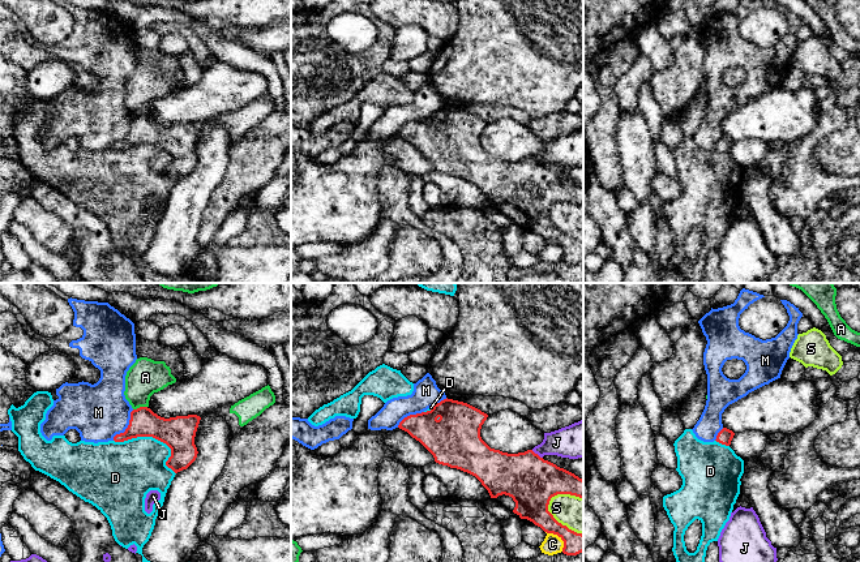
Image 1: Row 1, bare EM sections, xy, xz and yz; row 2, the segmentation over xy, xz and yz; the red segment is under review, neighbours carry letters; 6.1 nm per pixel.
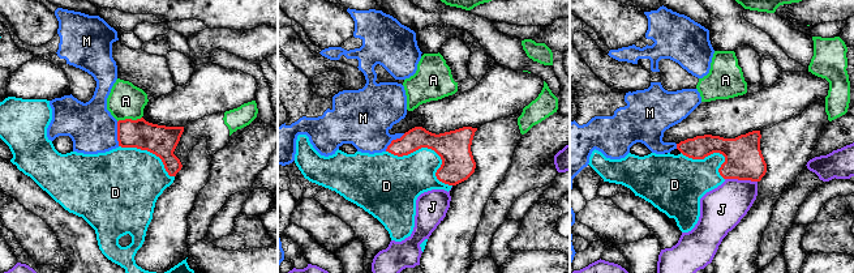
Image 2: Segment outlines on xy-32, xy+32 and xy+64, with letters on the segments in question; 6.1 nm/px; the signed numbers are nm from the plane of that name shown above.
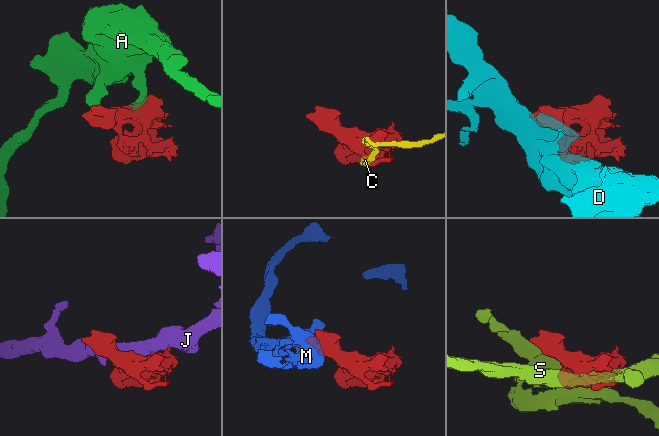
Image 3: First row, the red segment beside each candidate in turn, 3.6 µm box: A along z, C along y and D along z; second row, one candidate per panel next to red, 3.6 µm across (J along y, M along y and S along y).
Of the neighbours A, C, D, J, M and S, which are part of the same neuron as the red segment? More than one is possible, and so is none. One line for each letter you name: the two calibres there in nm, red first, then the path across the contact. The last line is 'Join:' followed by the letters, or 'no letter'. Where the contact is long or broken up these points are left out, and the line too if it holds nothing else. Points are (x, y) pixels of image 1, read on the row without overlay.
Join: no letter

